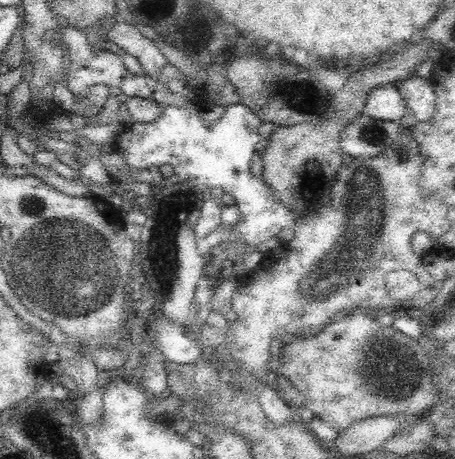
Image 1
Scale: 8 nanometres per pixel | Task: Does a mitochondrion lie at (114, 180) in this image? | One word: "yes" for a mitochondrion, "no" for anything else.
no

